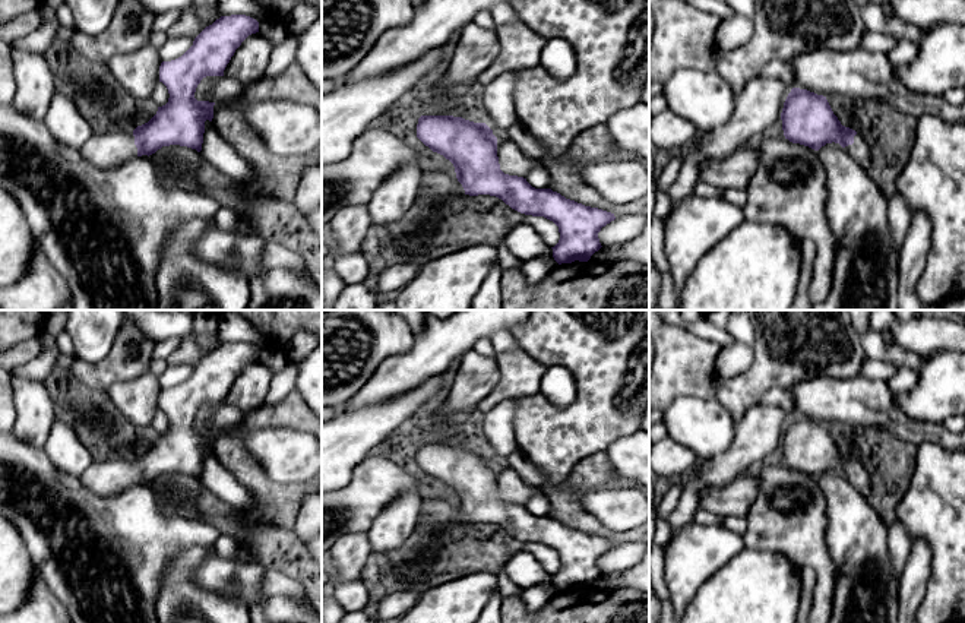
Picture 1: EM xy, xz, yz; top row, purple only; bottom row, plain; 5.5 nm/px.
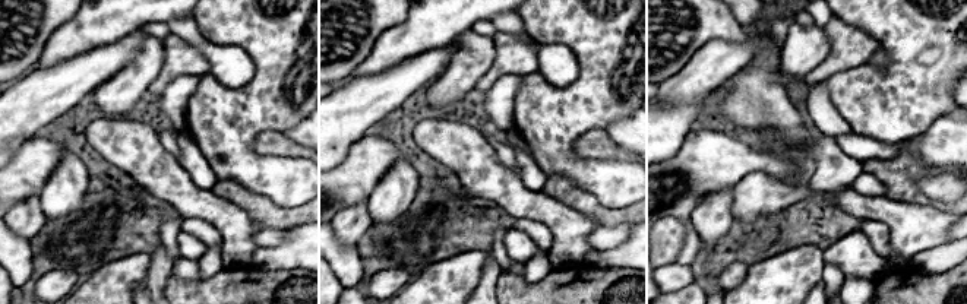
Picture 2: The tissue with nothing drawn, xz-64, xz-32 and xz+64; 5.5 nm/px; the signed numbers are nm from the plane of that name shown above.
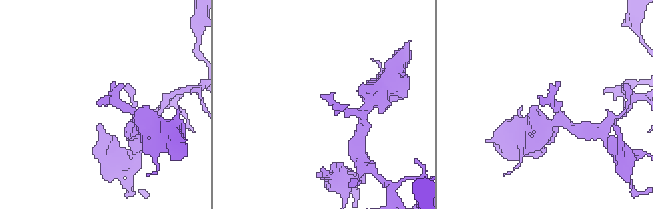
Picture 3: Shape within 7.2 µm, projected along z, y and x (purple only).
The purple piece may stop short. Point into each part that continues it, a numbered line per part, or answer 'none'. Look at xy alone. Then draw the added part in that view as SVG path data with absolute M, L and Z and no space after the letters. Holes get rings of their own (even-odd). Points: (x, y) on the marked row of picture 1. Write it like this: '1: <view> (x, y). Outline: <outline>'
1: xy (106, 149). Outline: M133 132L94 133L80 152L86 161L101 168L116 167L137 156Z

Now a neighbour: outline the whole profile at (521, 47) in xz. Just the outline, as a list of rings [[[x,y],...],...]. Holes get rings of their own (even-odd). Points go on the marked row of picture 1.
[[[523,22],[499,25],[496,34],[500,51],[494,63],[480,75],[477,89],[484,88],[506,72],[518,72],[540,64],[541,51],[548,41]]]

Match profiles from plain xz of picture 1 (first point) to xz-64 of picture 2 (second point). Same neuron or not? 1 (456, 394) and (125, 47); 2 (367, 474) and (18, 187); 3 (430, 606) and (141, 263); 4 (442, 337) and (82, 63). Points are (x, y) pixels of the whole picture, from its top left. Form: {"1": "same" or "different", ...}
{"1": "different", "2": "same", "3": "same", "4": "different"}

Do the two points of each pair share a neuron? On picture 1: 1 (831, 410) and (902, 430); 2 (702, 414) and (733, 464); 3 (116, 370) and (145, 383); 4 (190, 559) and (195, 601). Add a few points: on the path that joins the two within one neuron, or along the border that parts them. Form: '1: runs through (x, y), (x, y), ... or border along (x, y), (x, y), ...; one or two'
1: runs through (848, 410), (879, 410), (885, 414); one
2: border along (737, 423), (733, 442), (724, 451), (699, 458); two
3: border along (146, 370), (130, 379), (117, 380), (106, 389); two
4: runs through (187, 569), (187, 591); one

